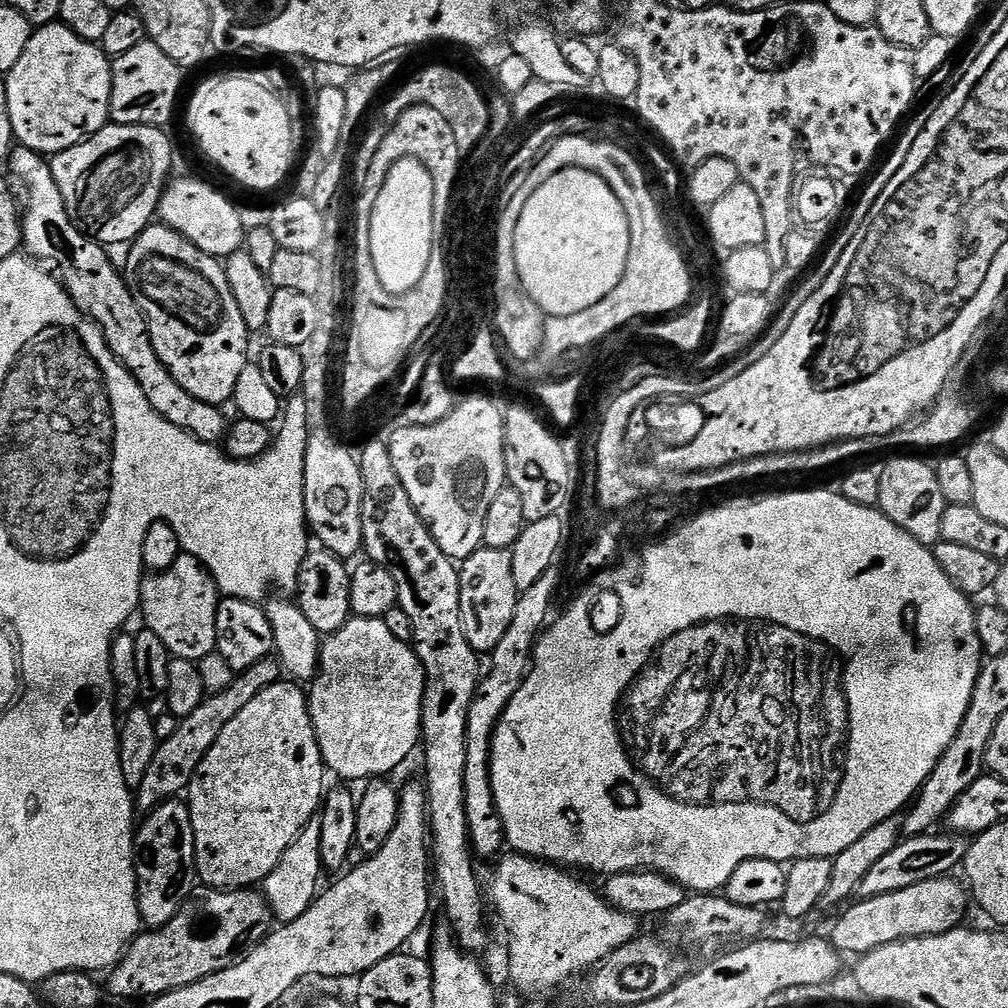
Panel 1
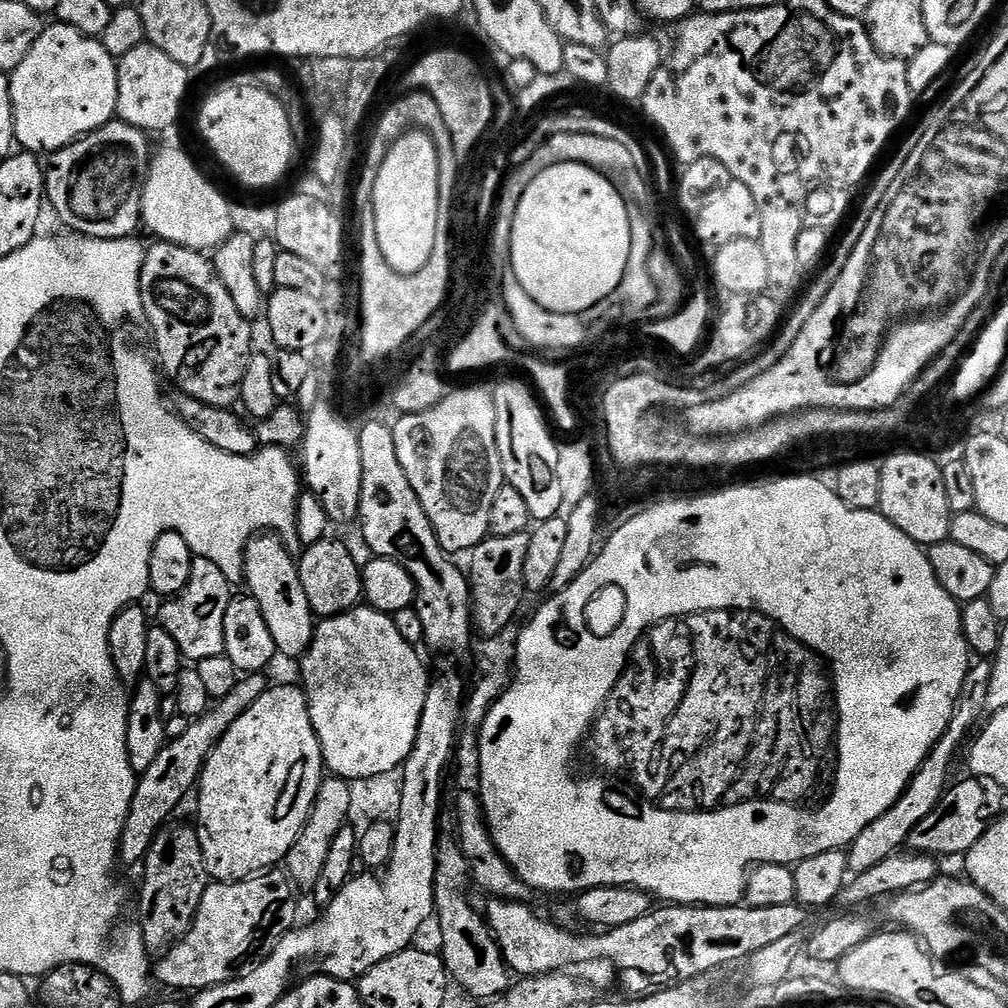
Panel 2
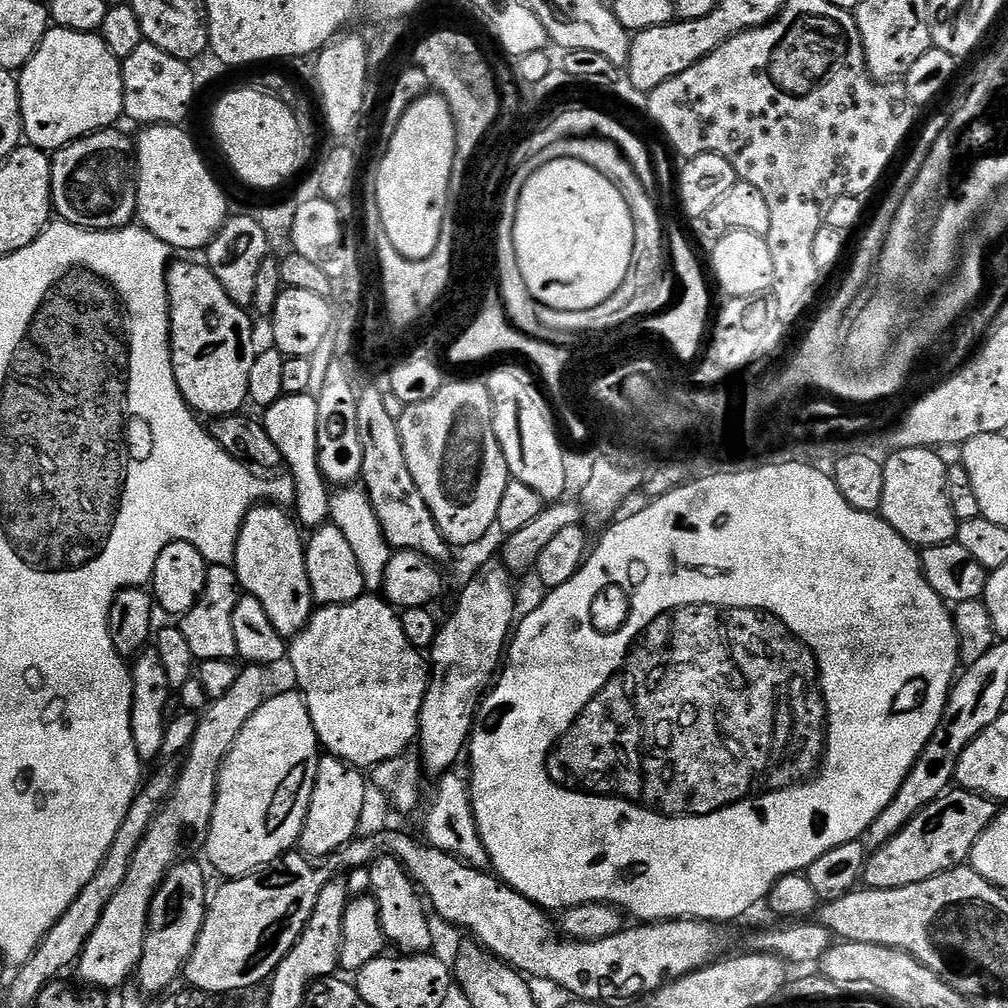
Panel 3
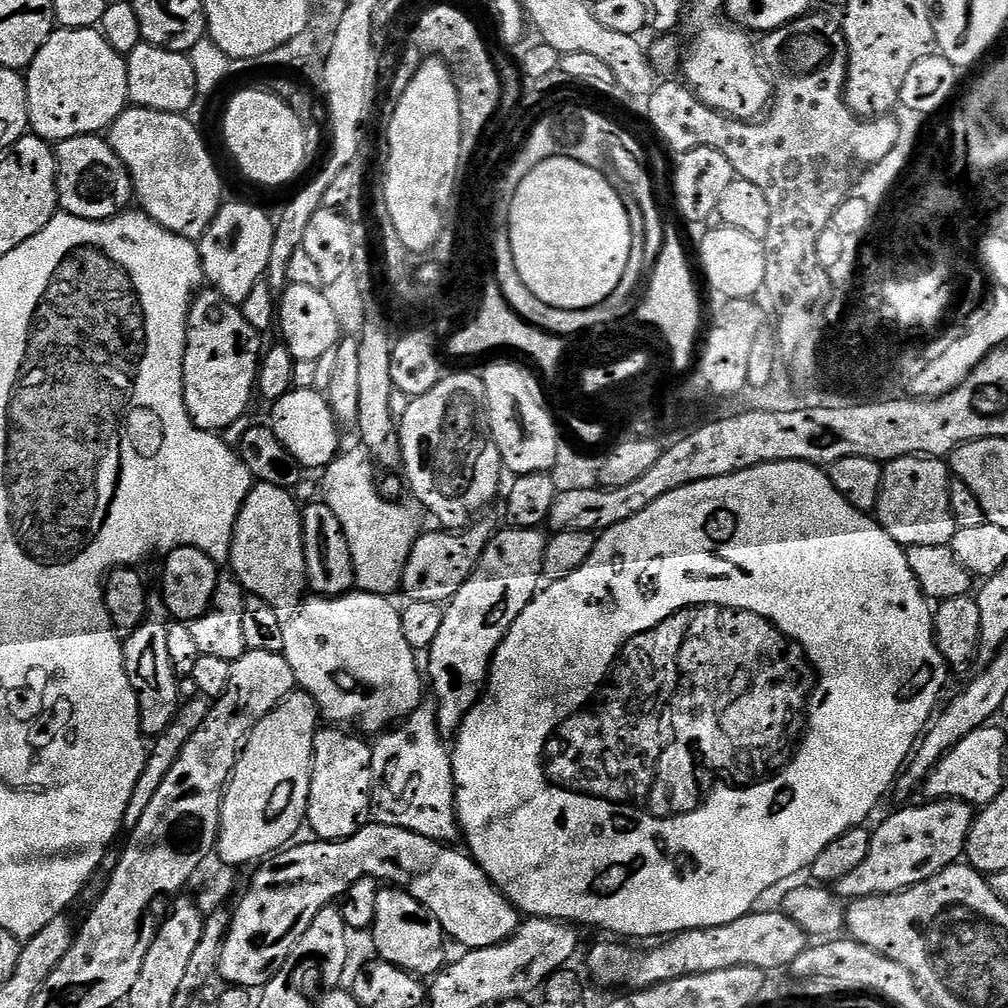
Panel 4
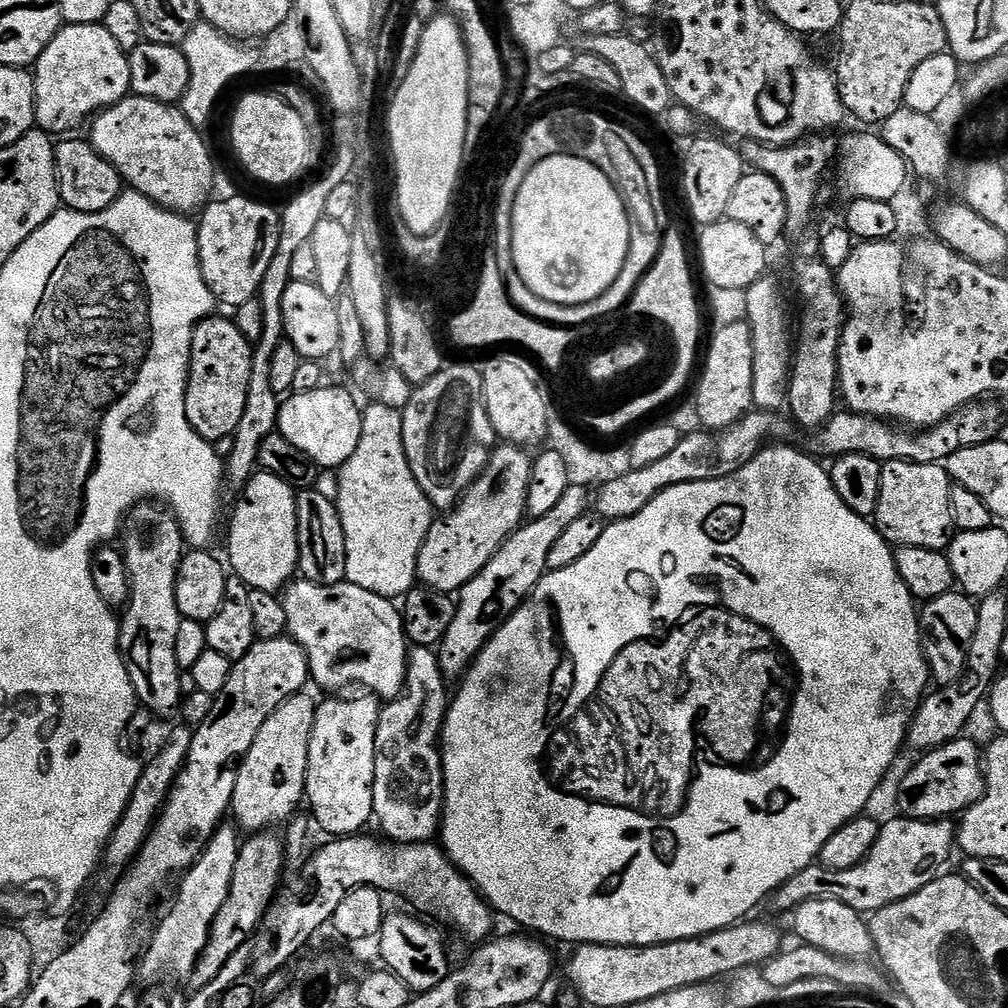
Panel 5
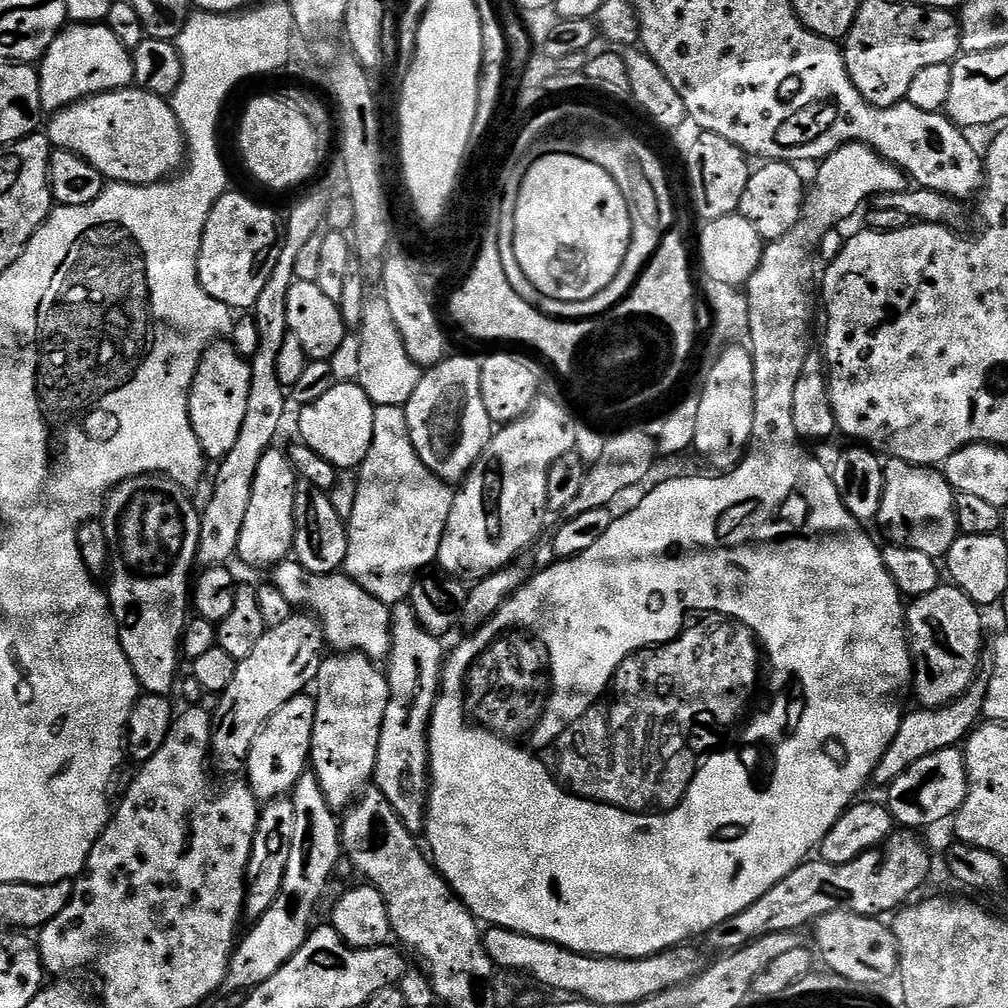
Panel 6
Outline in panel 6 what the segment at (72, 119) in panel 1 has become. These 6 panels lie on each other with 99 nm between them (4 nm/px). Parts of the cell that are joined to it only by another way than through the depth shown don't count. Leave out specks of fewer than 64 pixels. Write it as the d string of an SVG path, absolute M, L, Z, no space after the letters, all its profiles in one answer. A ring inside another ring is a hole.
M107 23L77 24L65 27L39 61L40 107L45 113L55 114L63 108L87 100L103 92L119 92L133 83L132 52L114 34Z

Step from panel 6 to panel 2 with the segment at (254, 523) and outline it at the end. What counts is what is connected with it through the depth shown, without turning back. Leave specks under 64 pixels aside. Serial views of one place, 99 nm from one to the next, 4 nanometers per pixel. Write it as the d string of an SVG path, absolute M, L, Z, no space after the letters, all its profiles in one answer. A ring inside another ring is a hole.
M261 534L252 537L244 551L244 578L248 584L247 595L252 596L262 609L262 618L266 618L266 626L274 637L277 653L283 656L303 657L312 645L312 635L316 633L317 621L310 610L310 601L306 598L306 590L302 590L300 565L297 557L291 556L289 545L276 534Z

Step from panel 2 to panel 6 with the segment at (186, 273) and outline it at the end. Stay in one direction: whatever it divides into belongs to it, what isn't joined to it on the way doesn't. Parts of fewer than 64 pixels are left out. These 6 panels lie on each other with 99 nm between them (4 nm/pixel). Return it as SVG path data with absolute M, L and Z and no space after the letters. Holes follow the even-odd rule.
M217 342L204 351L188 395L188 413L200 448L209 461L219 462L234 446L246 418L252 366L234 350L231 342Z

